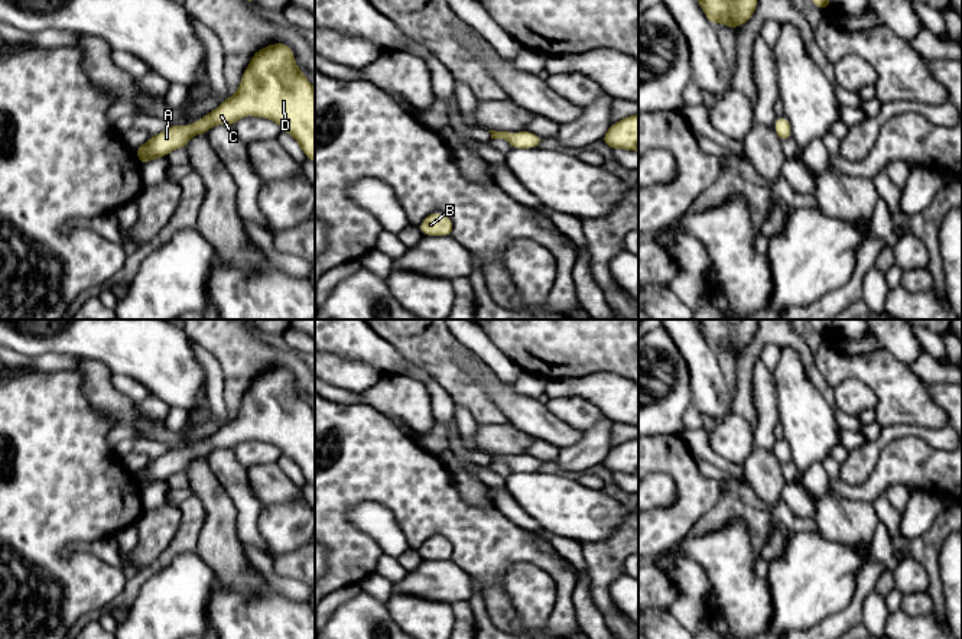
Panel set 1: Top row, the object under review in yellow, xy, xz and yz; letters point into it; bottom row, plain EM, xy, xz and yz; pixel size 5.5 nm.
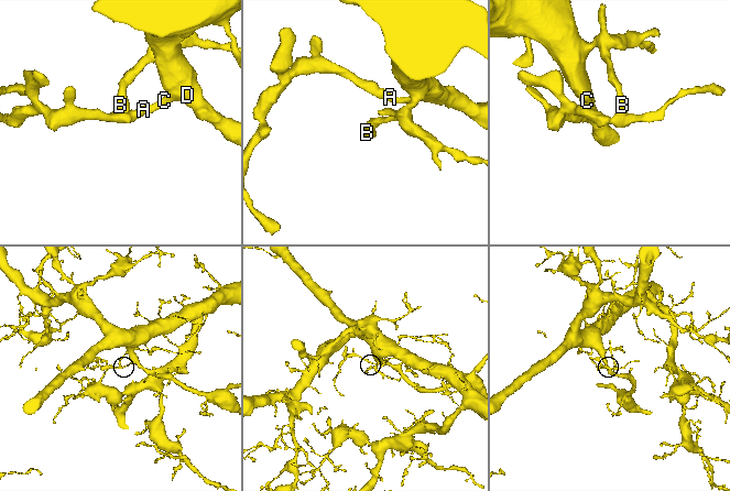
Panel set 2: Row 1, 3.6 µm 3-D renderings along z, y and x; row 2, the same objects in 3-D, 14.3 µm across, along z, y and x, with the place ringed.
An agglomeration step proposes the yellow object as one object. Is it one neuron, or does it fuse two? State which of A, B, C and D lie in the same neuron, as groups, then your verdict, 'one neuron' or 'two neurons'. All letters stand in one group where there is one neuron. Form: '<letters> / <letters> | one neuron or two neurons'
A B C D | one neuron

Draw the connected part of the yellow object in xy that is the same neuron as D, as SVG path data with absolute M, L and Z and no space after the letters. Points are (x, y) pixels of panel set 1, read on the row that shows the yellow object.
M273 43L259 49L241 75L240 88L230 98L191 126L168 126L166 130L134 149L134 153L142 165L156 158L166 158L175 149L185 149L192 136L207 134L215 124L234 126L246 116L264 117L277 123L282 132L295 137L306 159L315 162L315 88L298 68L295 53L287 43Z

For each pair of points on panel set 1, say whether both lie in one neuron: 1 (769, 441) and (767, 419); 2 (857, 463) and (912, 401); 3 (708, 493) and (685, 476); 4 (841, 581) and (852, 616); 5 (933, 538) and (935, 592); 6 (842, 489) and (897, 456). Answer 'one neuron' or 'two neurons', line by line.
1: one neuron
2: two neurons
3: one neuron
4: two neurons
5: one neuron
6: one neuron

